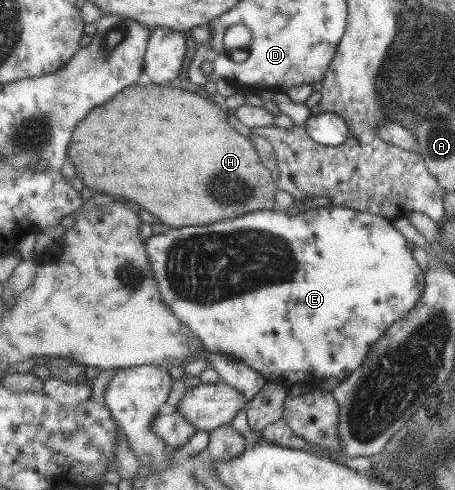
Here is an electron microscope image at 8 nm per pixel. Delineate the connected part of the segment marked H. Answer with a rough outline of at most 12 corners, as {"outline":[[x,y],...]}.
{"outline":[[131,85],[79,122],[84,187],[169,227],[272,210],[210,98]]}

